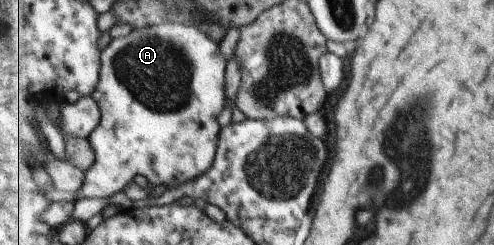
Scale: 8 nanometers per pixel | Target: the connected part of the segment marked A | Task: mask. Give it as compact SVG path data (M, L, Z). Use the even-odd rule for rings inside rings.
M171 21L170 23L161 23L155 27L145 27L145 29L135 29L126 37L112 39L109 46L102 53L102 73L101 81L96 93L92 96L99 101L102 106L101 126L93 133L90 138L93 149L97 155L97 163L86 172L86 181L83 188L78 192L78 199L107 199L115 193L126 192L127 187L135 182L137 175L143 175L148 179L149 184L156 187L166 185L171 187L181 187L185 183L190 183L209 173L209 169L215 165L217 151L219 150L219 141L221 140L222 128L219 125L219 115L227 107L229 99L228 87L228 62L221 51L220 43L207 31L203 31L199 25L179 23Z

